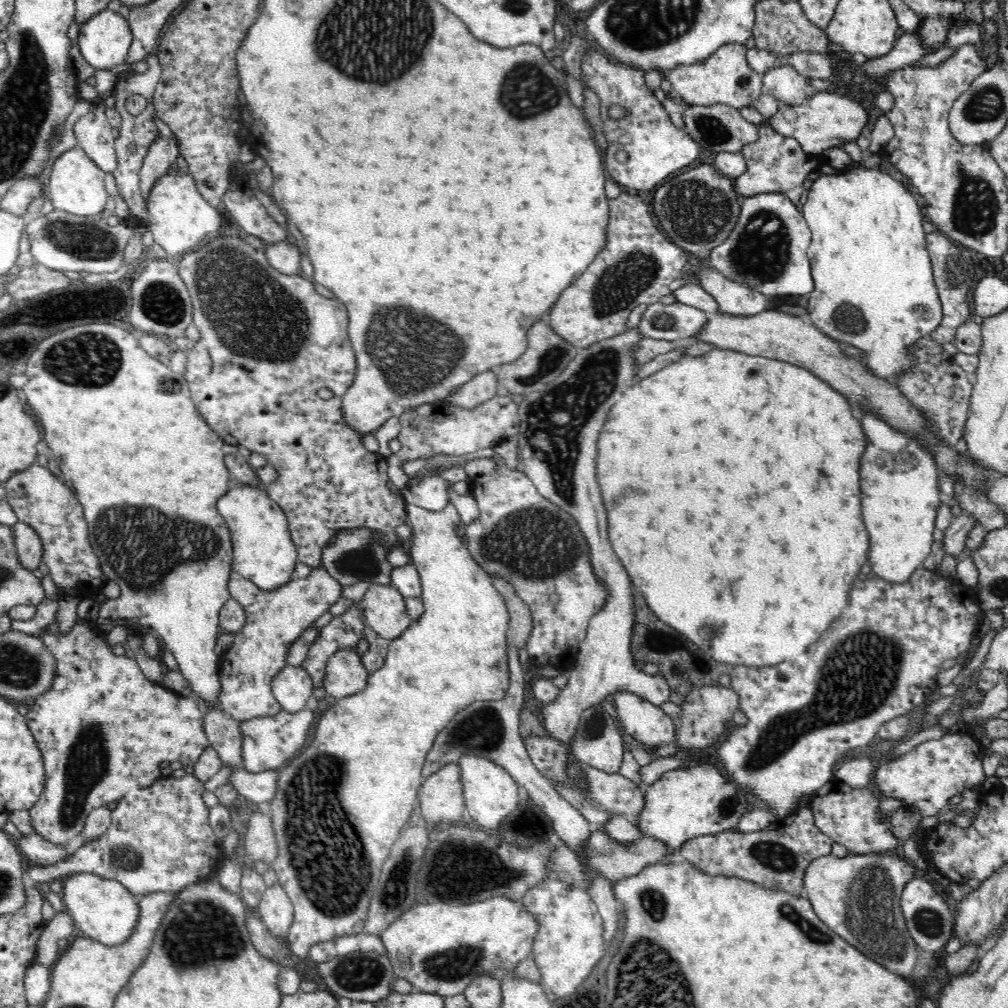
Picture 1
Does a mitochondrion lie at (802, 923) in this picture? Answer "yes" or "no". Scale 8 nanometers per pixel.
yes

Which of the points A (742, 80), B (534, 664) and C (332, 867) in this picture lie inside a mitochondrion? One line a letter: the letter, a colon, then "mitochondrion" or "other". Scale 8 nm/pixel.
A: mitochondrion
B: other
C: mitochondrion

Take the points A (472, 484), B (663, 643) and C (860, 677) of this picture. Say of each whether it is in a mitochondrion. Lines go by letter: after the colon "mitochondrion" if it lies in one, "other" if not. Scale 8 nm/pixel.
A: other
B: other
C: mitochondrion

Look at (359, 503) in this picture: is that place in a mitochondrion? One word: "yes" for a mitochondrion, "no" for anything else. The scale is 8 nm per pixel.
no

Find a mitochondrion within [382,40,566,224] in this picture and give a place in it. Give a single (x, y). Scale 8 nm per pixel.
(527, 92)

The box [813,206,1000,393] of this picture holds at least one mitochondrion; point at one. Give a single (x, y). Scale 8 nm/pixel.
(848, 317)

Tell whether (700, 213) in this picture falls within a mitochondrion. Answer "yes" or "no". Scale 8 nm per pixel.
yes

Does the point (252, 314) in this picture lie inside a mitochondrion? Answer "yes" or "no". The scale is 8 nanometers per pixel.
yes

